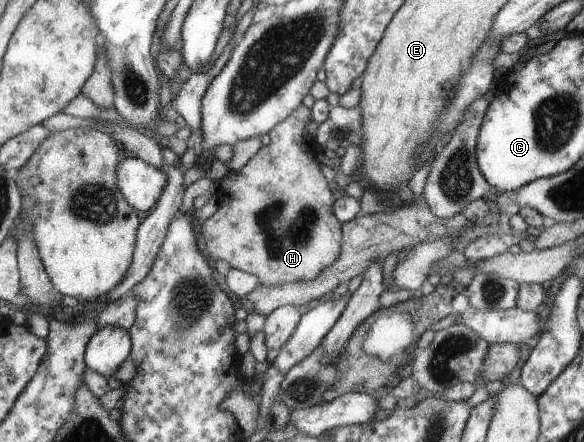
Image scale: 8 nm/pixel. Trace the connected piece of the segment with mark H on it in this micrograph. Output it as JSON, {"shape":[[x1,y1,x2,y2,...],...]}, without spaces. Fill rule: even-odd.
{"shape":[[302,103,294,113,270,130,267,133,271,139,269,145,262,146,239,171,228,171,219,180,217,211,200,223,202,245,209,258,214,262,223,259,231,268,254,274,259,279,259,286,314,279,342,253,343,229,340,229,340,223,332,213,334,195,318,161,302,151,302,148,311,150,315,145,314,138,304,131,310,119,311,108]]}

